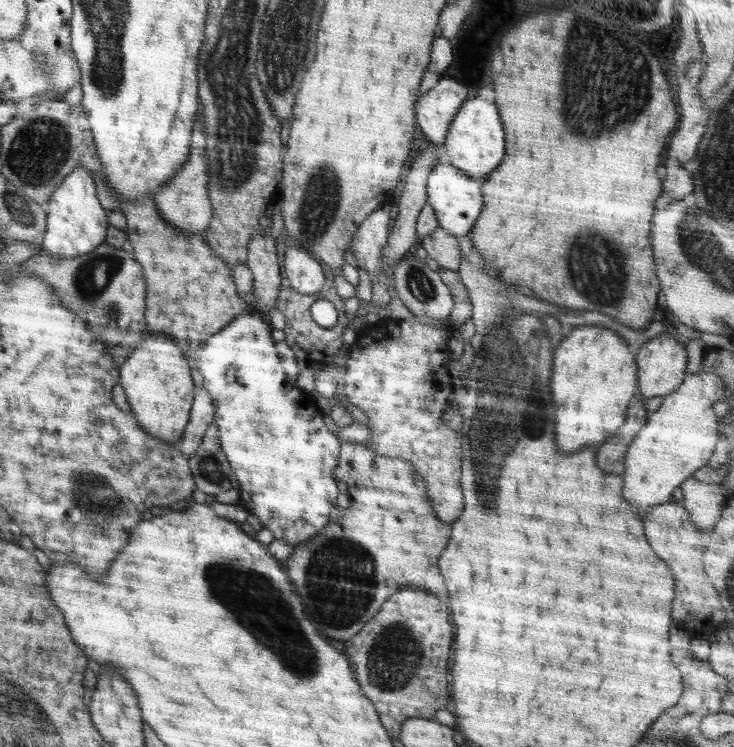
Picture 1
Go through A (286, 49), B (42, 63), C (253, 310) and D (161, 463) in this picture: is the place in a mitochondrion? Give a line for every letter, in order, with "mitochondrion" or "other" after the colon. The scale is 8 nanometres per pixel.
A: mitochondrion
B: mitochondrion
C: other
D: other

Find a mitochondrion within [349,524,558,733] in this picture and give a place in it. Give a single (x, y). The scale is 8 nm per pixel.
(394, 649)

